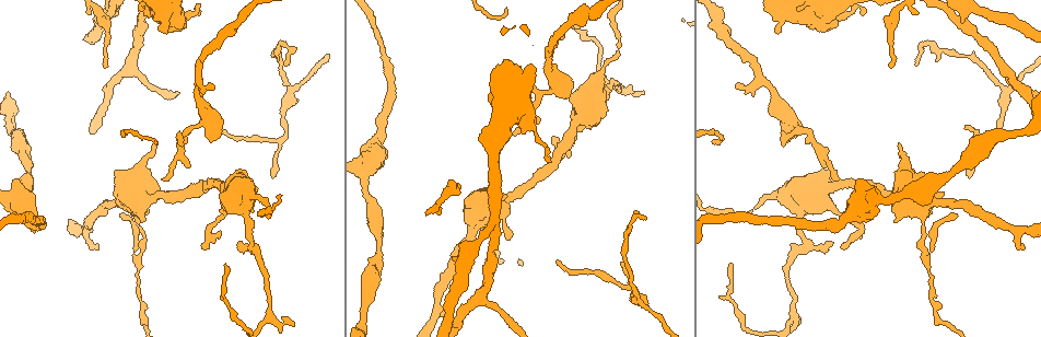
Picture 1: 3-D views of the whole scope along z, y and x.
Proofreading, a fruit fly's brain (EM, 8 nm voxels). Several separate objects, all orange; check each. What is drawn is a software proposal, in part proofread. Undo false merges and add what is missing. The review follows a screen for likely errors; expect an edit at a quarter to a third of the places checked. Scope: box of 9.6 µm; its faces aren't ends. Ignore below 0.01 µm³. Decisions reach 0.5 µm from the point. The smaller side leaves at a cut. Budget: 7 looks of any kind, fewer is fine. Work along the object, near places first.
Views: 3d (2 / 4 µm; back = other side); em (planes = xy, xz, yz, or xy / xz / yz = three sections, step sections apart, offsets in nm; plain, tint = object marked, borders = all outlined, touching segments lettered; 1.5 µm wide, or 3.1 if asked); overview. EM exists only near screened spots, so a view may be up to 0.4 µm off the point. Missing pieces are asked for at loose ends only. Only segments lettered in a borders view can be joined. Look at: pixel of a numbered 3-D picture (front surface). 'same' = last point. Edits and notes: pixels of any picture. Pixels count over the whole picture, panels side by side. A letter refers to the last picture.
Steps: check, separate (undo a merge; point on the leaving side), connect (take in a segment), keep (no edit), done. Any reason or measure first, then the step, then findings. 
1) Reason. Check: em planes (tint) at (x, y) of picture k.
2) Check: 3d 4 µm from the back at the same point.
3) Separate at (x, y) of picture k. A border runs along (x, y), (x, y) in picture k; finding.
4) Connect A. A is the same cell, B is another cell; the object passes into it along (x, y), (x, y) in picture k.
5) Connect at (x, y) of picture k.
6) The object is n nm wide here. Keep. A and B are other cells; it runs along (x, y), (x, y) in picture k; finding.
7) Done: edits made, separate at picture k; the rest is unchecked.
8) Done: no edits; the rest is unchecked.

Branch stops here. Check: em yz step 8 (borders) at (738, 88) of picture 1.

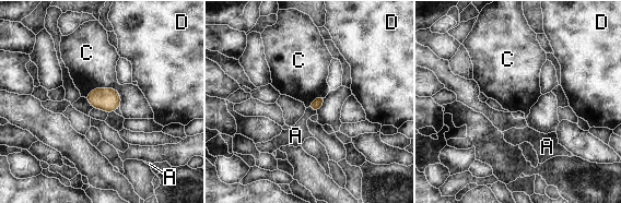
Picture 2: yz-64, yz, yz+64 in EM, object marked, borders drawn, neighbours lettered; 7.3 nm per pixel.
Cut it another way. Check: em planes (borders) at the same point.

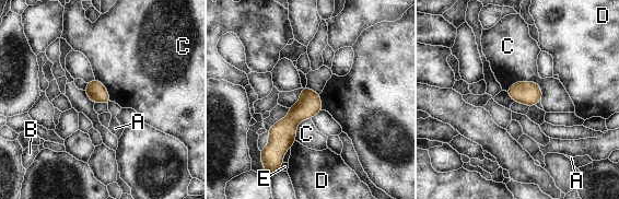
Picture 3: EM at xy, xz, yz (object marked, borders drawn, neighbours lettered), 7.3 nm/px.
The longest contact is with C, 280 nm. Keep. A, B, C, D and E are other cells; a border runs along (506, 91), (535, 82), (542, 96) in picture 3; none of them fits.

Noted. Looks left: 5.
An open end. Check: 3d 4 µm at (509, 240) of picture 1.

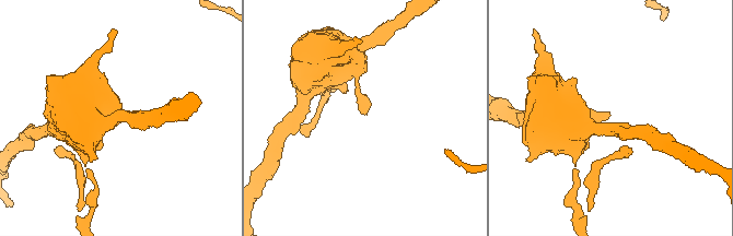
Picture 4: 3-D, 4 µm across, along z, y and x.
Check: em xz step 8 (tint) at (364, 112) of picture 4.

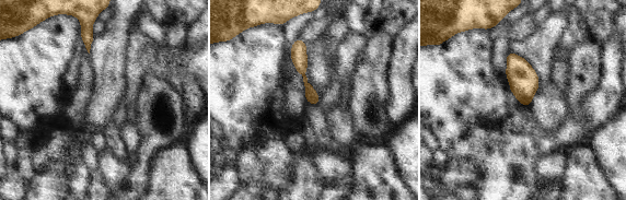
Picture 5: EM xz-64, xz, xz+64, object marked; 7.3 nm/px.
Check: em planes (borders) at the same point.

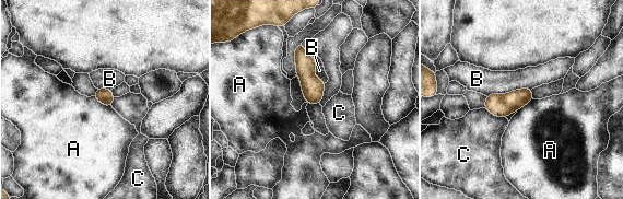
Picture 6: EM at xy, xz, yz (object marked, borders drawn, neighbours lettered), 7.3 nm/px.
Keep. A, B and C are other cells; a border runs along (94, 95), (103, 104), (112, 107) in picture 6; none of them fits.

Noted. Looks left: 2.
An open end. Check: em planes (borders) at (965, 126) of picture 1.

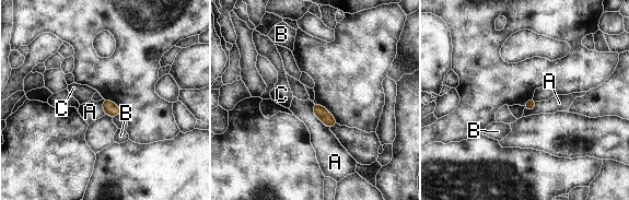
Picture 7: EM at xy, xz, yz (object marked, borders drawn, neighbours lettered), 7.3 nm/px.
Keep. A, B and C are other cells; none of them fits.

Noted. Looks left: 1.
Done: no edits; the rest is unchecked.

